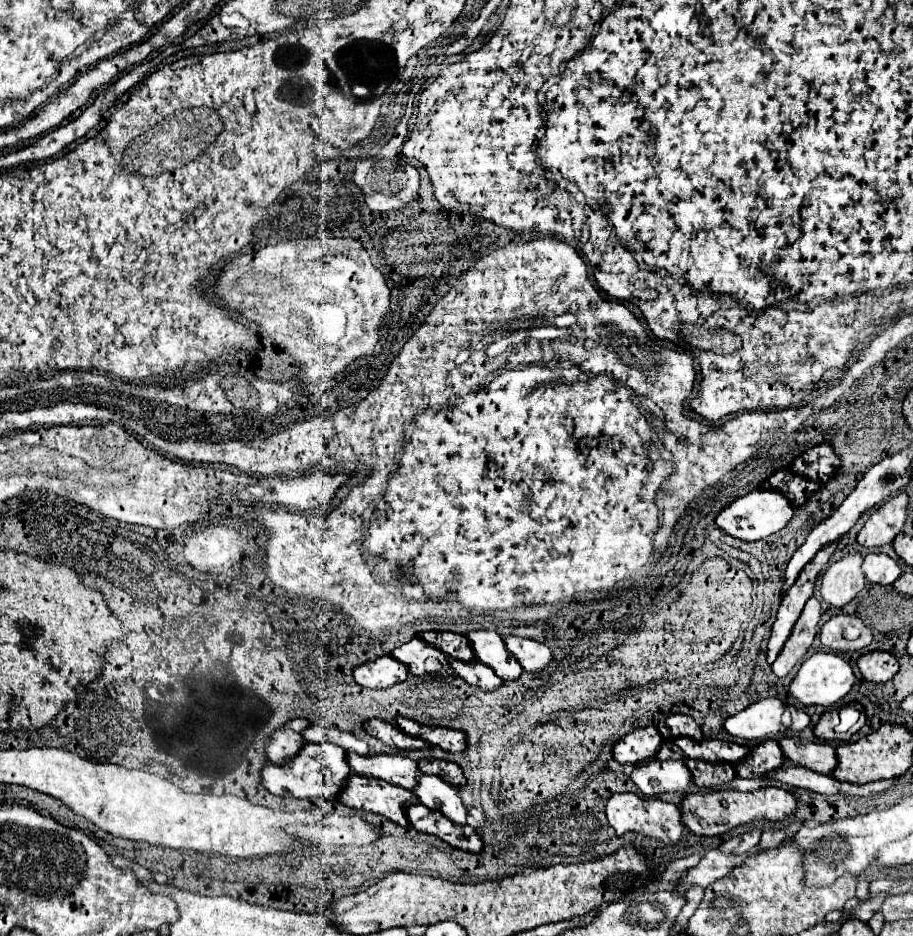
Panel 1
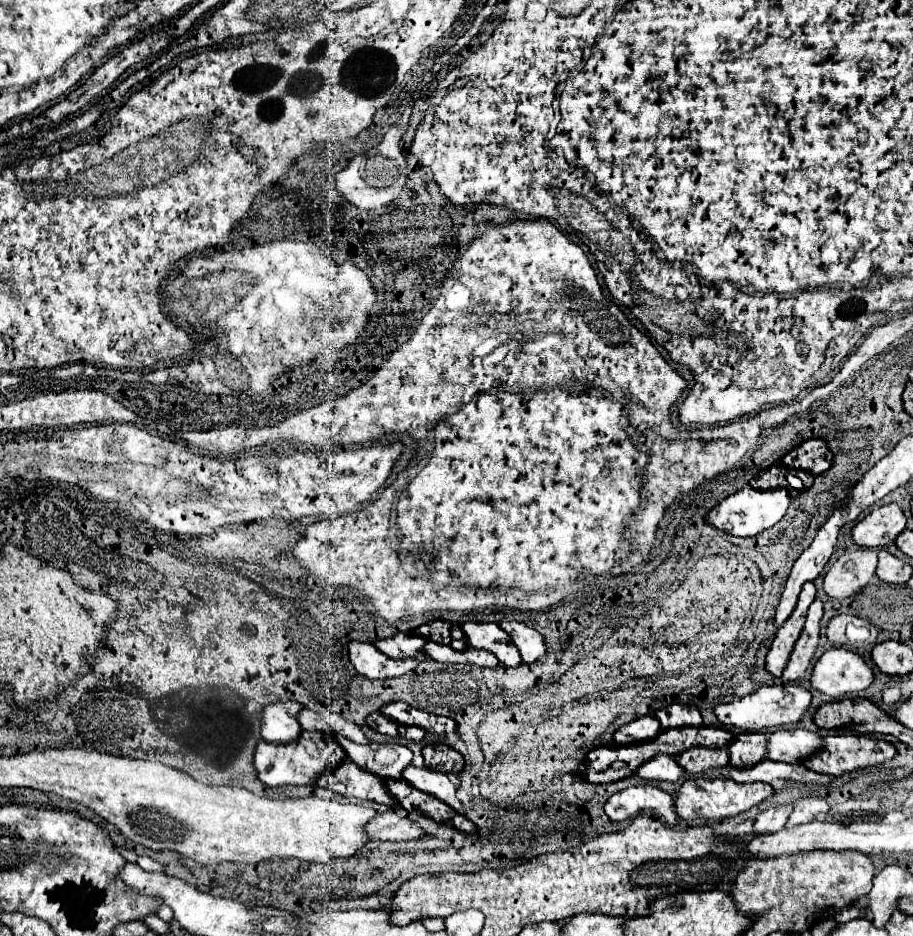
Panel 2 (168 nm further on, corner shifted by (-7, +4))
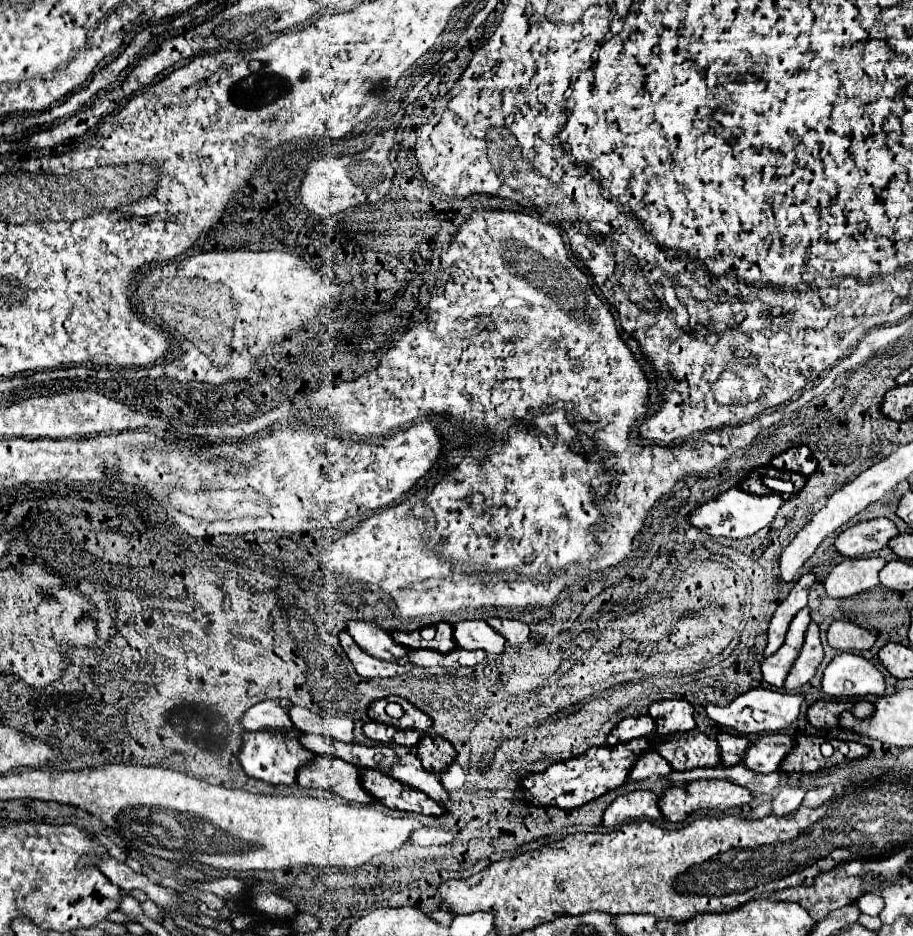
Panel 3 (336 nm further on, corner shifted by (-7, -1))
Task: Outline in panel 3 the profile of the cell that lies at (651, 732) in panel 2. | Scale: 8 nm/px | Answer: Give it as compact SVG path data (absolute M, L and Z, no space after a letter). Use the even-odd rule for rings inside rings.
M634 716L634 718L624 718L620 724L616 724L606 742L610 746L620 744L620 742L628 742L632 738L644 738L654 734L654 720L650 716Z

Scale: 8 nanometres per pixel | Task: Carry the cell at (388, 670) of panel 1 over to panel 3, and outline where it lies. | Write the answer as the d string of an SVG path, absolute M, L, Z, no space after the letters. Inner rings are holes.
M340 632L340 644L342 644L346 656L350 658L350 662L354 664L356 672L364 678L398 676L398 674L404 674L412 668L410 664L400 666L398 662L386 662L386 660L378 660L378 658L366 654L360 646L356 646L356 642L352 640L352 636L348 632Z

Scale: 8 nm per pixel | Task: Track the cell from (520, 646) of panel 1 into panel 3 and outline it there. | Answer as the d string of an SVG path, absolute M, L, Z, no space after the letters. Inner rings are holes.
M488 618L486 622L496 632L500 632L506 640L510 640L514 648L520 648L530 638L530 630L528 630L528 626L524 622L518 622L518 620L502 620L502 618Z

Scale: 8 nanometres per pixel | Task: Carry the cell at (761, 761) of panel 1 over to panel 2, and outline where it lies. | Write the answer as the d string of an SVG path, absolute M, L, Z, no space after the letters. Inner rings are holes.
M740 733L728 749L730 765L736 769L748 769L766 757L766 735L764 733Z

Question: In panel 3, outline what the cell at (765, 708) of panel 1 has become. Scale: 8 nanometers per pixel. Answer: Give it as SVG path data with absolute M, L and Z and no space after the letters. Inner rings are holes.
M754 688L754 690L738 696L726 708L720 708L716 704L708 704L706 712L714 722L718 722L726 728L732 728L738 734L764 734L764 732L780 732L780 730L788 728L798 718L802 702L804 702L802 694L776 692L776 690L768 690L768 688Z

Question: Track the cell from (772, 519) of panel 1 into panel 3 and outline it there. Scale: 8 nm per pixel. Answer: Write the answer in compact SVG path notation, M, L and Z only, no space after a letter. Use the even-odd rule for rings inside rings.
M730 488L726 492L722 492L718 498L702 504L700 508L696 508L690 516L688 516L688 522L696 528L700 528L702 532L710 534L710 536L724 536L724 538L746 538L746 536L752 536L756 534L758 530L766 528L778 508L782 504L782 498L778 494L768 494L768 496L756 496L756 494L748 494L740 488Z

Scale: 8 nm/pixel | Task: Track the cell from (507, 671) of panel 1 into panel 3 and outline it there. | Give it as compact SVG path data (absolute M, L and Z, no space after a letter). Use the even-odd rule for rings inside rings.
M464 620L454 624L454 642L464 650L484 650L500 654L504 650L504 638L496 634L484 620Z

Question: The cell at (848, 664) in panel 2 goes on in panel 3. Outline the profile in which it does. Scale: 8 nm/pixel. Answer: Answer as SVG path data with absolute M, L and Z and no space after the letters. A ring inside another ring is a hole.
M838 654L824 670L822 690L834 698L852 696L882 696L884 674L878 666L858 654Z

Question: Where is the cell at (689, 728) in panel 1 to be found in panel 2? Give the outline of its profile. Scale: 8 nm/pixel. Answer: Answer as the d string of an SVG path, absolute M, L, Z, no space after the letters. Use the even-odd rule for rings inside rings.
M670 705L670 707L662 707L656 711L656 717L660 721L660 725L664 729L670 729L670 727L686 727L686 725L692 725L692 727L700 727L702 725L702 717L700 717L700 711L696 707L690 707L690 705Z

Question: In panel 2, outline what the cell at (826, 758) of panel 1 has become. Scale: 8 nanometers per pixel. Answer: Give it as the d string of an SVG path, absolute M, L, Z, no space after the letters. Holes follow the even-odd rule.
M780 729L768 739L766 757L784 763L804 763L822 751L822 737L808 729Z

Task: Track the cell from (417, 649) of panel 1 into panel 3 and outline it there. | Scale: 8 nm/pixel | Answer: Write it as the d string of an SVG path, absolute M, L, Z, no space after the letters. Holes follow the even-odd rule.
M350 620L346 624L346 630L348 634L352 634L354 642L362 646L362 650L366 650L370 656L376 656L380 660L398 660L404 654L408 654L408 648L394 642L394 638L374 622Z

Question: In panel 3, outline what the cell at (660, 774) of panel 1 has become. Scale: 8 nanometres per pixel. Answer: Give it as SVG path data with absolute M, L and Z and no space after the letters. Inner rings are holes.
M648 750L640 754L640 758L634 762L628 776L632 780L646 780L646 778L656 778L656 776L666 776L670 772L672 768L668 766L668 762L664 762L664 758L660 758L656 750Z

